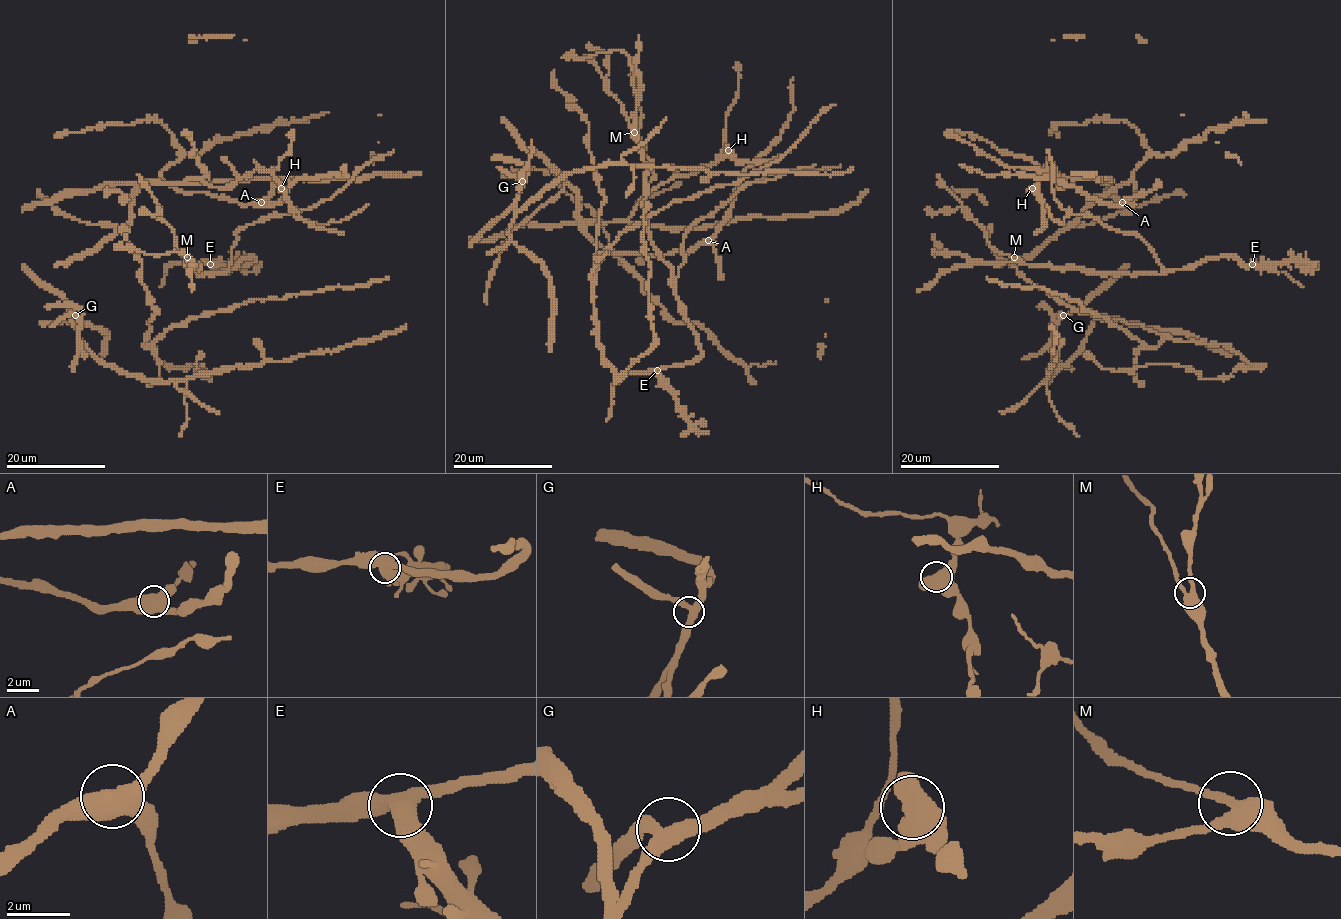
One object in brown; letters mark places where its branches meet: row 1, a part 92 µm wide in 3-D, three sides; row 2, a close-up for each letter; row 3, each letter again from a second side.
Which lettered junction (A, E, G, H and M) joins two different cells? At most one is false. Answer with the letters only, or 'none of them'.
E

